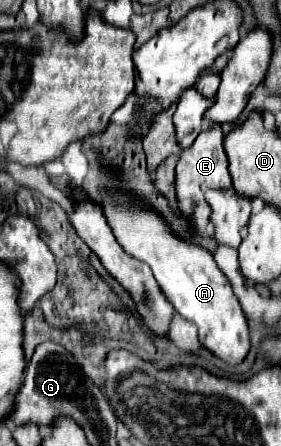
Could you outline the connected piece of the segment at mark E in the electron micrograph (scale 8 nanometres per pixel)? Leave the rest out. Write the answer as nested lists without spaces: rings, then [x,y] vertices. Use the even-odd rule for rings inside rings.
[[[212,124],[210,128],[206,128],[204,132],[198,134],[196,142],[190,148],[182,150],[182,156],[176,166],[176,196],[180,202],[180,212],[192,218],[192,222],[200,234],[206,232],[206,224],[212,214],[210,204],[204,198],[206,190],[232,186],[230,172],[228,172],[228,158],[222,148],[222,140],[224,140],[224,134],[222,134],[220,124]]]

